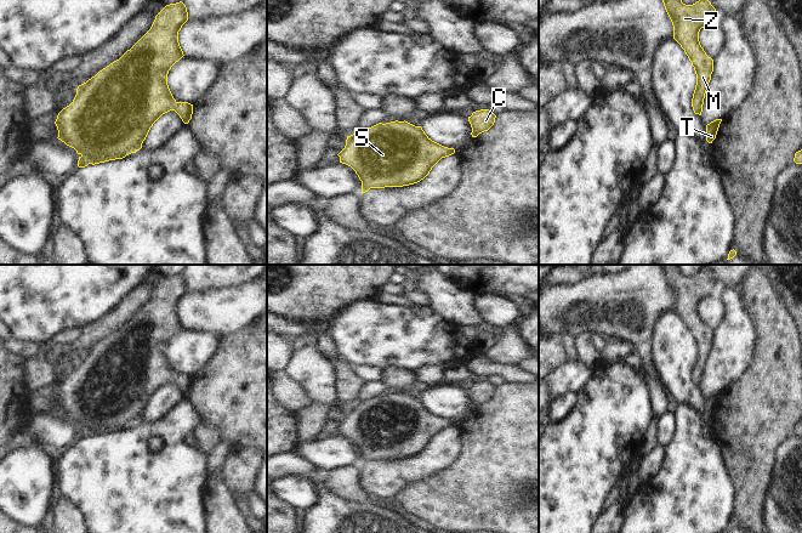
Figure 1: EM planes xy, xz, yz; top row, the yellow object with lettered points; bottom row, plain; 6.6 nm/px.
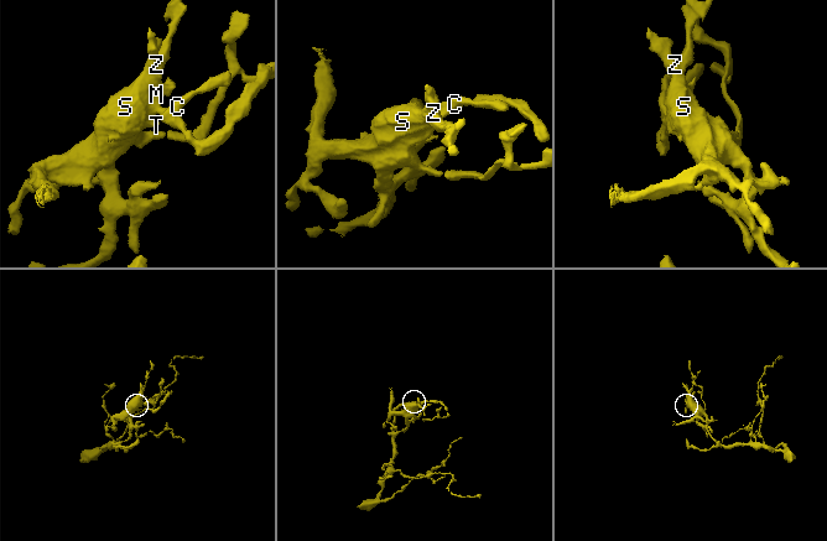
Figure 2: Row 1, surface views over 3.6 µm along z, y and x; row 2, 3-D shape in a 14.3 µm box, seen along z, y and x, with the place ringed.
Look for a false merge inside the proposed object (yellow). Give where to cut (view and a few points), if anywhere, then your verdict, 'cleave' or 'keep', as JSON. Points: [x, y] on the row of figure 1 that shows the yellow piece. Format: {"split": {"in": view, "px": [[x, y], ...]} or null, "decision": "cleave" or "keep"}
{"split": null, "decision": "keep"}

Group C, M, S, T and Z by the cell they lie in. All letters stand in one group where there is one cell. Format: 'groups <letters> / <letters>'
groups C M S T Z

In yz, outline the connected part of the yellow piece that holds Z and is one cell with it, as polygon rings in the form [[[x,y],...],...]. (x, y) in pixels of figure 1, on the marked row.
[[[662,0],[673,25],[673,39],[688,56],[696,74],[696,85],[692,98],[695,114],[701,115],[705,93],[713,72],[713,59],[706,55],[699,41],[699,32],[713,16],[716,8],[709,0],[686,5],[682,0]]]

